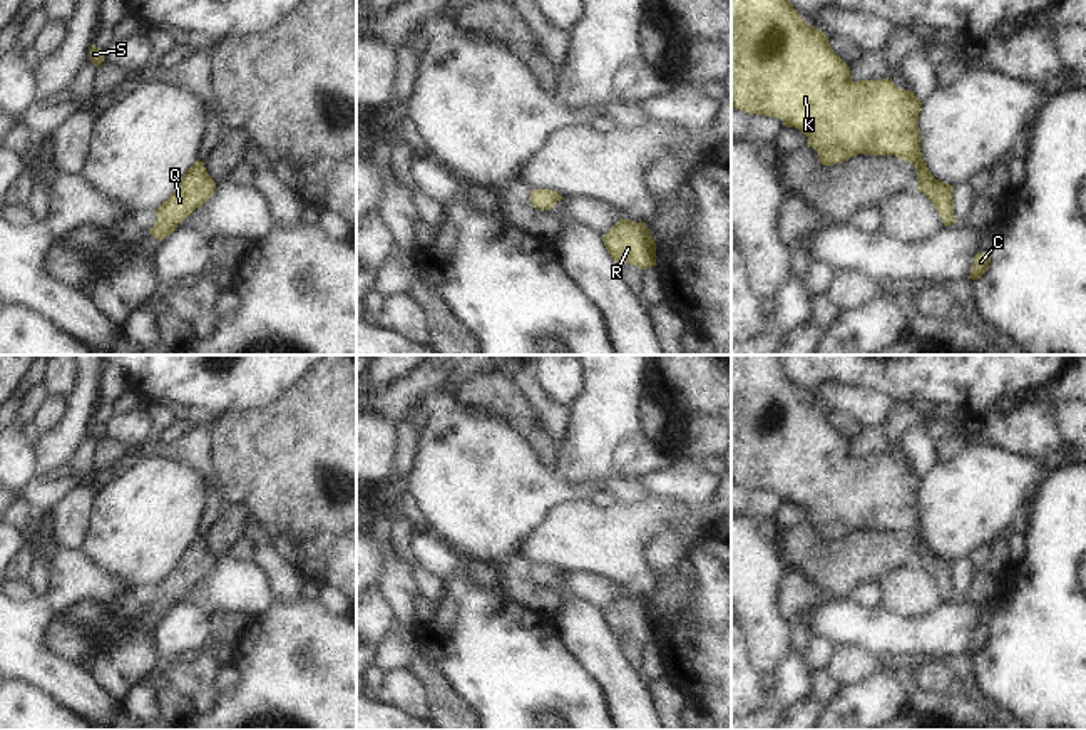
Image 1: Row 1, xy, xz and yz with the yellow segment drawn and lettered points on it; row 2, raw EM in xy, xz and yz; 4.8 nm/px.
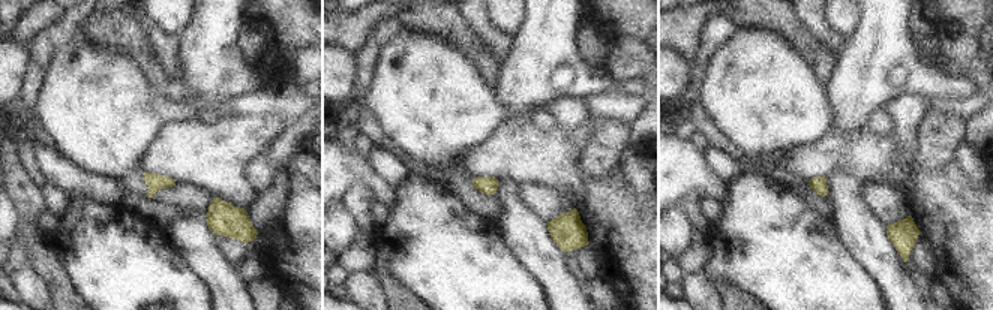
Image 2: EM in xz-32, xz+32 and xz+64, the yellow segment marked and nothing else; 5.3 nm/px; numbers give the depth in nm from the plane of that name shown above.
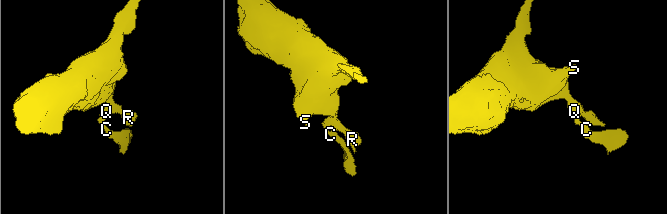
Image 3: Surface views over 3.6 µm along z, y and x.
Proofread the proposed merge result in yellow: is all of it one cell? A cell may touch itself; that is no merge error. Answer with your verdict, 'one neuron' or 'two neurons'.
one neuron

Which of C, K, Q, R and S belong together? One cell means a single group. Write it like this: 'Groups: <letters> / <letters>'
Groups: C K Q R S

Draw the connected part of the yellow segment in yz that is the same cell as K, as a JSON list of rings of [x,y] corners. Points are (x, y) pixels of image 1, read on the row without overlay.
[[[731,355],[731,482],[778,492],[808,512],[823,541],[858,529],[895,531],[917,546],[917,564],[937,584],[944,601],[954,593],[954,563],[935,554],[920,527],[917,504],[922,477],[892,455],[853,457],[850,442],[832,425],[828,412],[810,402],[790,378],[780,355]]]

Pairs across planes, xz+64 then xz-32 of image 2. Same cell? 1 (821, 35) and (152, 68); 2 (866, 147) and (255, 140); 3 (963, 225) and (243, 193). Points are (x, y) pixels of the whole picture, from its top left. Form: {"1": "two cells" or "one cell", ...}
{"1": "two cells", "2": "one cell", "3": "two cells"}

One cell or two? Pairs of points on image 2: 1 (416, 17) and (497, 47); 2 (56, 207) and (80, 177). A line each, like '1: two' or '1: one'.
1: two
2: two

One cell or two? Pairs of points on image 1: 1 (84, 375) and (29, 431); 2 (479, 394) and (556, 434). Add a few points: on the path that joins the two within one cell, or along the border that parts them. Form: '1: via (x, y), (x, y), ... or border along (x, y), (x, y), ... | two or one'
1: border along (39, 436), (32, 446) | two
2: border along (521, 394), (558, 449) | two

